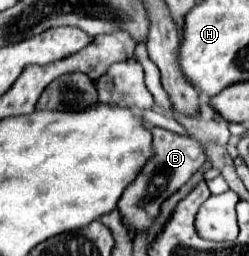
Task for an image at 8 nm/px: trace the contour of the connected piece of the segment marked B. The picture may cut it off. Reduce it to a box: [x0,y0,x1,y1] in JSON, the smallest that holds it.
[117,128,205,234]

